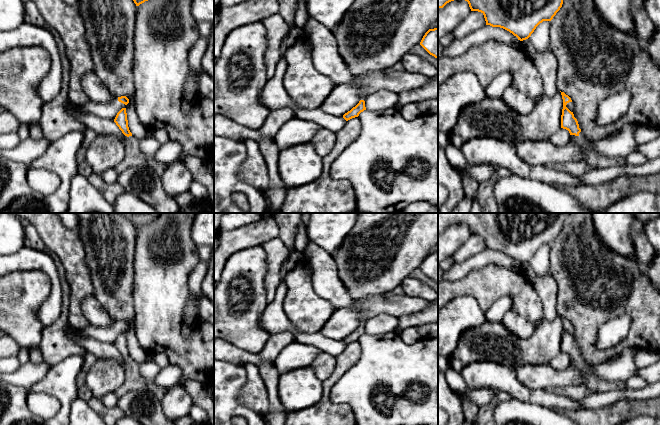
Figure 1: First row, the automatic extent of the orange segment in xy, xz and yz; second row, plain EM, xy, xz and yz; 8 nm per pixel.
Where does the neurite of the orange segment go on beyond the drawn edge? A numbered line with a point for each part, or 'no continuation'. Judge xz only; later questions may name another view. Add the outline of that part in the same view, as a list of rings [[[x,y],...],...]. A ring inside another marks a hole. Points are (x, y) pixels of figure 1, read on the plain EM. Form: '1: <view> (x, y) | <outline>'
1: xz (274, 320) | [[[289,248],[289,256],[293,252],[294,249]],[[289,256],[286,258],[285,262],[282,265],[282,269],[280,272],[282,281],[276,291],[275,299],[272,303],[269,303],[267,305],[264,313],[261,315],[260,325],[264,330],[266,330],[271,335],[285,331],[291,332],[295,336],[296,341],[311,344],[319,348],[321,351],[336,357],[339,354],[341,354],[347,346],[343,342],[343,340],[333,340],[322,337],[320,335],[320,332],[304,333],[298,331],[289,321],[284,311],[283,301],[287,293],[287,287],[284,279],[288,272],[285,268],[285,265],[288,262]]]

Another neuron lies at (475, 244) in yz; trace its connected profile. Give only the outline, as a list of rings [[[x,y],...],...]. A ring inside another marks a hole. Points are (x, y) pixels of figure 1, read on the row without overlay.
[[[471,235],[467,243],[464,244],[457,252],[452,256],[454,263],[462,263],[468,258],[482,252],[486,249],[486,245],[483,237],[478,235]]]

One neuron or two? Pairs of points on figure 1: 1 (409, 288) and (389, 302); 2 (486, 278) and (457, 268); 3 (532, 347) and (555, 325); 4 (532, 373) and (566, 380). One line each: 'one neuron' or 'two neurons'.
1: two neurons
2: two neurons
3: one neuron
4: one neuron

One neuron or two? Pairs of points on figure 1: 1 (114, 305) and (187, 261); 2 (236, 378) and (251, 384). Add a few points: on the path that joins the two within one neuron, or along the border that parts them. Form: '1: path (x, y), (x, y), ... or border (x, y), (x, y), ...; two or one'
1: border (133, 272), (132, 298), (135, 318); two
2: border (245, 364), (245, 383), (237, 398), (245, 405); two

